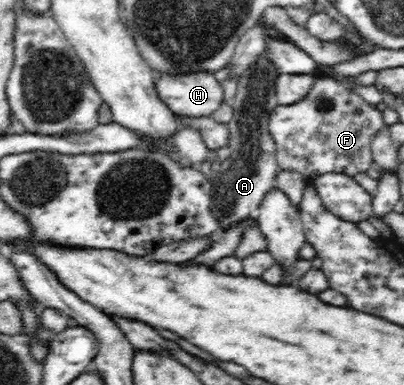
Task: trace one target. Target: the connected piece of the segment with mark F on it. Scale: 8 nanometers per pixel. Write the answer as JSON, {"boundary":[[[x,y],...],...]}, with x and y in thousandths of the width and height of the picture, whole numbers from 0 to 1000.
{"boundary":[[[787,195],[770,236],[752,257],[720,273],[686,273],[671,288],[666,343],[683,371],[683,410],[696,442],[740,447],[755,475],[770,478],[790,455],[807,449],[849,449],[876,460],[926,434],[916,366],[943,335],[953,335],[948,291],[923,270],[899,262],[881,242],[854,226],[854,218],[824,200]]]}

